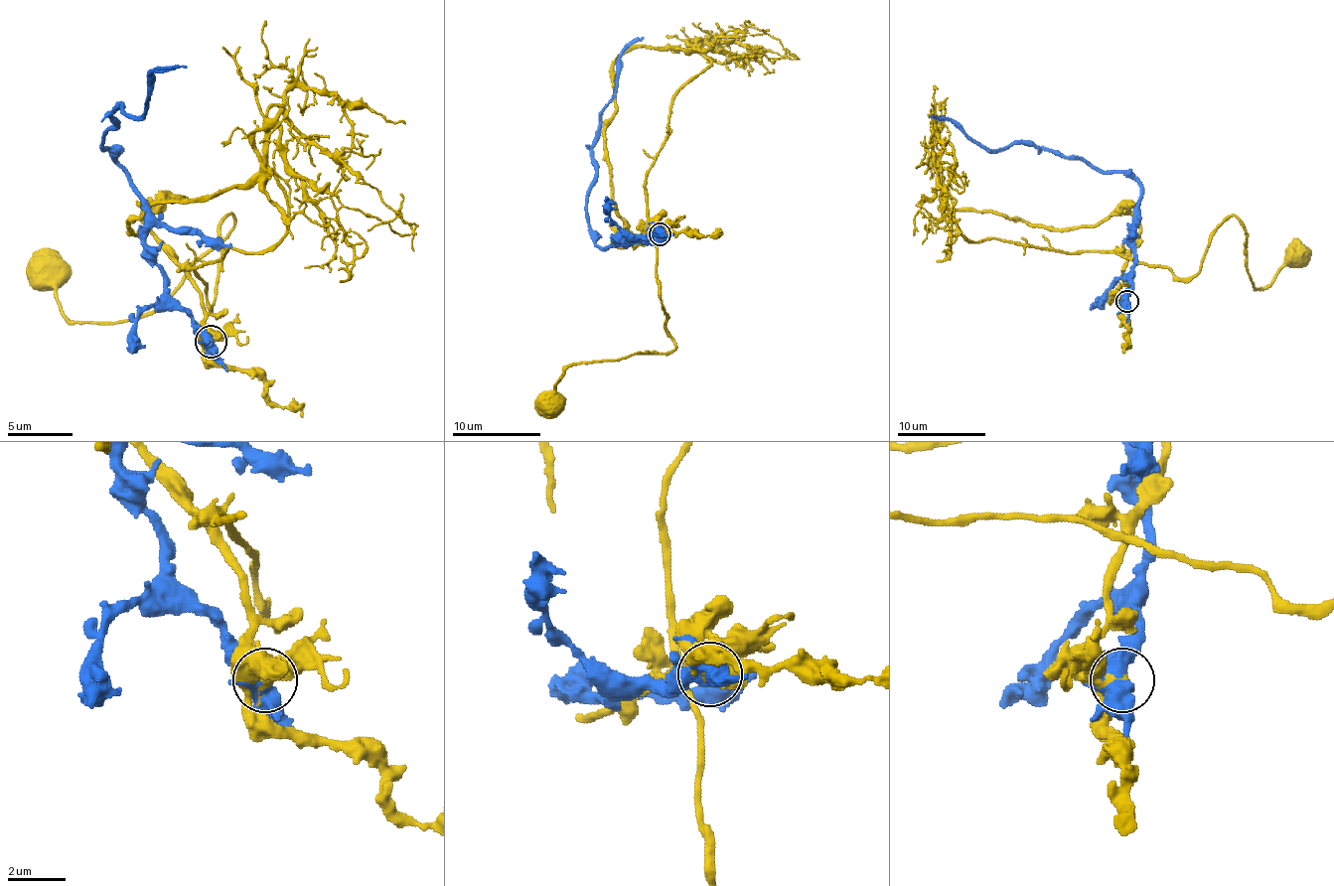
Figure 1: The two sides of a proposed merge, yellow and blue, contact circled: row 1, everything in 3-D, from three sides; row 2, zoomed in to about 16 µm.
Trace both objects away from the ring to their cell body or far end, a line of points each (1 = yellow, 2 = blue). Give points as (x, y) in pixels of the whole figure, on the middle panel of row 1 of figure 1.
1: (659, 233), (655, 224), (648, 235), (657, 248), (659, 297), (674, 348), (573, 364), (555, 385), (551, 407)
2: (659, 233), (608, 246), (588, 233), (586, 194), (595, 176), (602, 110), (613, 99), (622, 53), (644, 38)

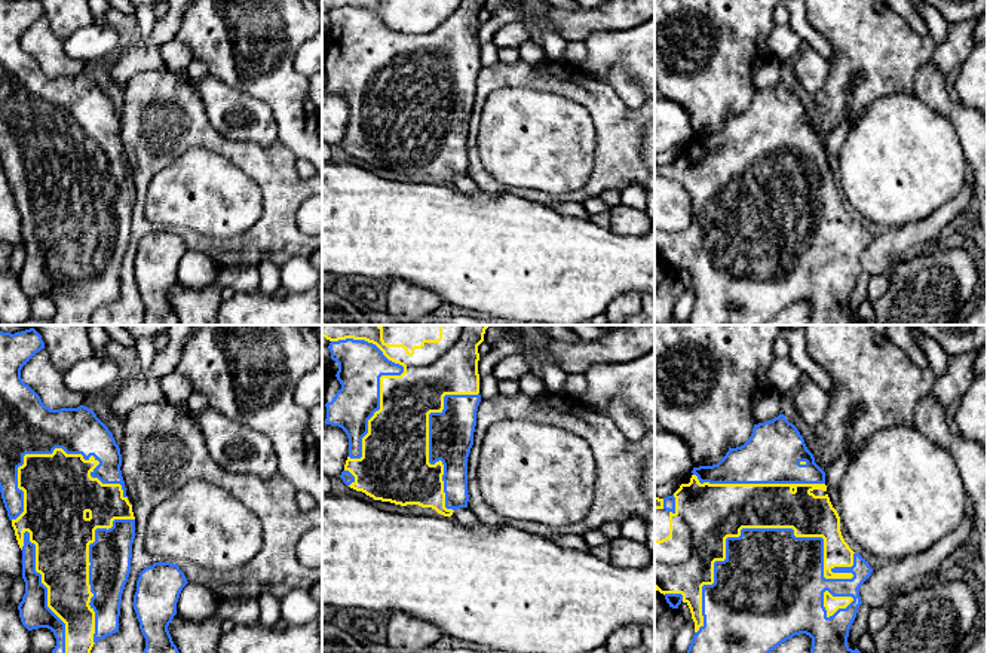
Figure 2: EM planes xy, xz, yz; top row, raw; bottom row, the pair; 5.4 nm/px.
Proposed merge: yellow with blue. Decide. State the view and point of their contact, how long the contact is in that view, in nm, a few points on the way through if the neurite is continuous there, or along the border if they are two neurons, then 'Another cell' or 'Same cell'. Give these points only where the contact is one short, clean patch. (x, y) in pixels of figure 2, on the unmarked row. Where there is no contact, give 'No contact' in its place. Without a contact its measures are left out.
Touches yellow at yz (781, 195). Shared border 950 nm. Another cell

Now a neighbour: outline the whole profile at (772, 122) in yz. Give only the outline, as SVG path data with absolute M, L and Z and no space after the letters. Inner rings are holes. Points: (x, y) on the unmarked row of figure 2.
M784 82L754 92L750 107L712 134L693 135L699 150L709 151L825 151L825 140L815 131L797 95Z

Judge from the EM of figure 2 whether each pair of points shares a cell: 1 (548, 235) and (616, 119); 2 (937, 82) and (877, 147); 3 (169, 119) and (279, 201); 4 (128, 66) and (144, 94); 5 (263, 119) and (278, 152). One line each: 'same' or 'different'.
1: different
2: different
3: same
4: different
5: different

